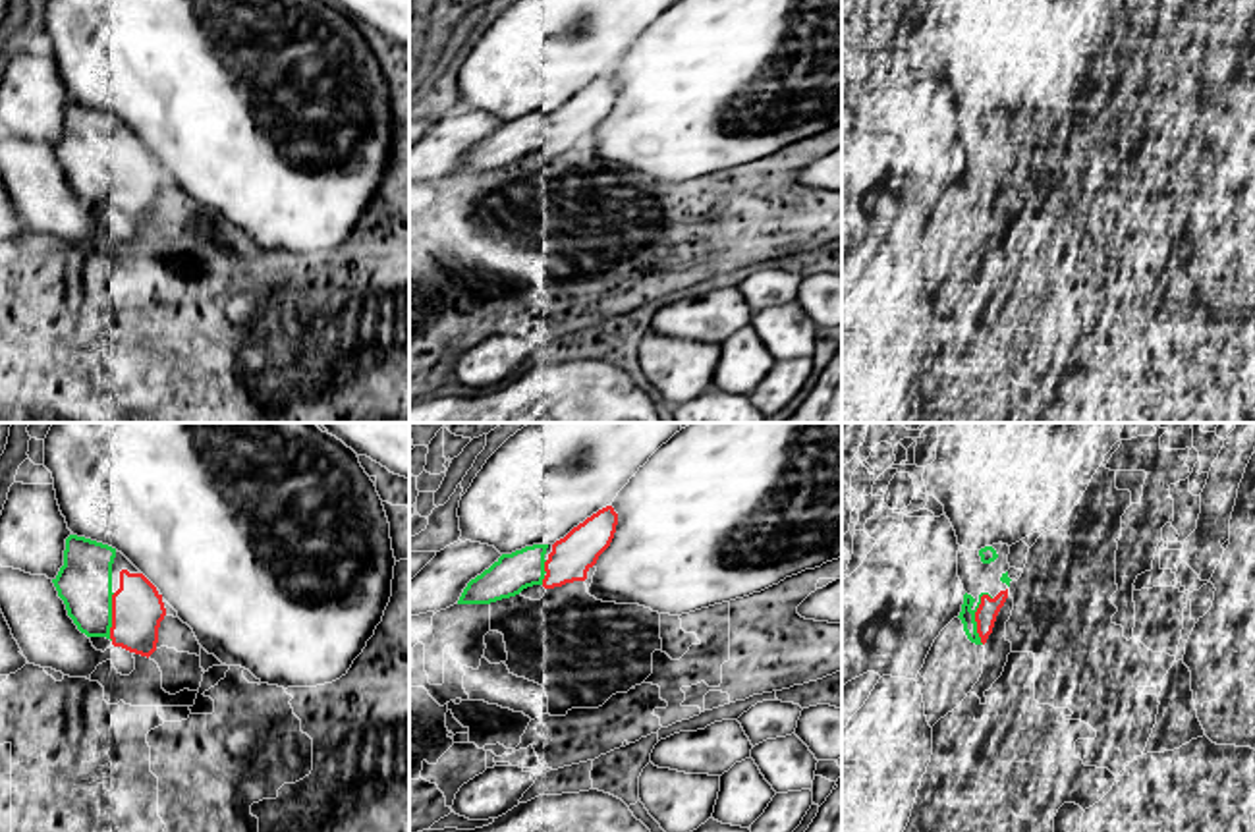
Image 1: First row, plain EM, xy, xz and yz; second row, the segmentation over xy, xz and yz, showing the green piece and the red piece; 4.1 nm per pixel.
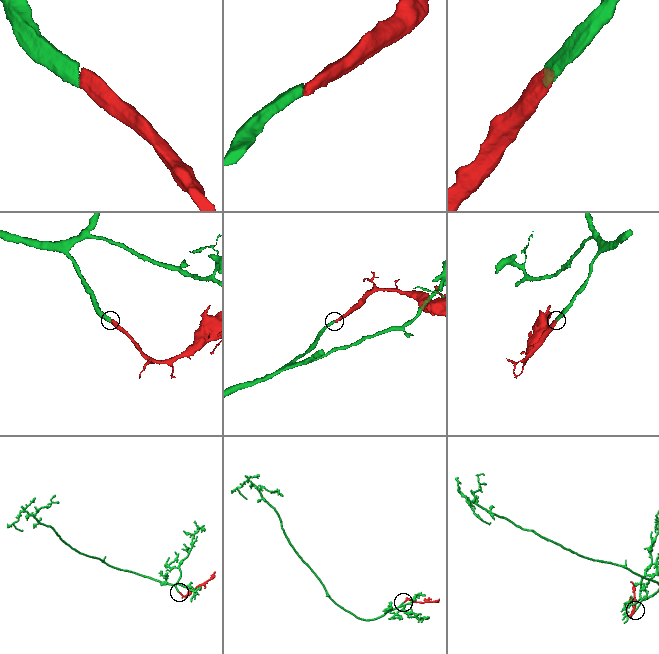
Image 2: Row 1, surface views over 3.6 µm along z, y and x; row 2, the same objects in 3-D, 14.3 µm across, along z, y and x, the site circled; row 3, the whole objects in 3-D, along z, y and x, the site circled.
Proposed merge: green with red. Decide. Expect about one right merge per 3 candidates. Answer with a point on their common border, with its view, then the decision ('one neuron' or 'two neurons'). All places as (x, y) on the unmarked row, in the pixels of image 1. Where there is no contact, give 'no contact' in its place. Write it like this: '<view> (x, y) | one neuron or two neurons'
yz (974, 186) | one neuron

